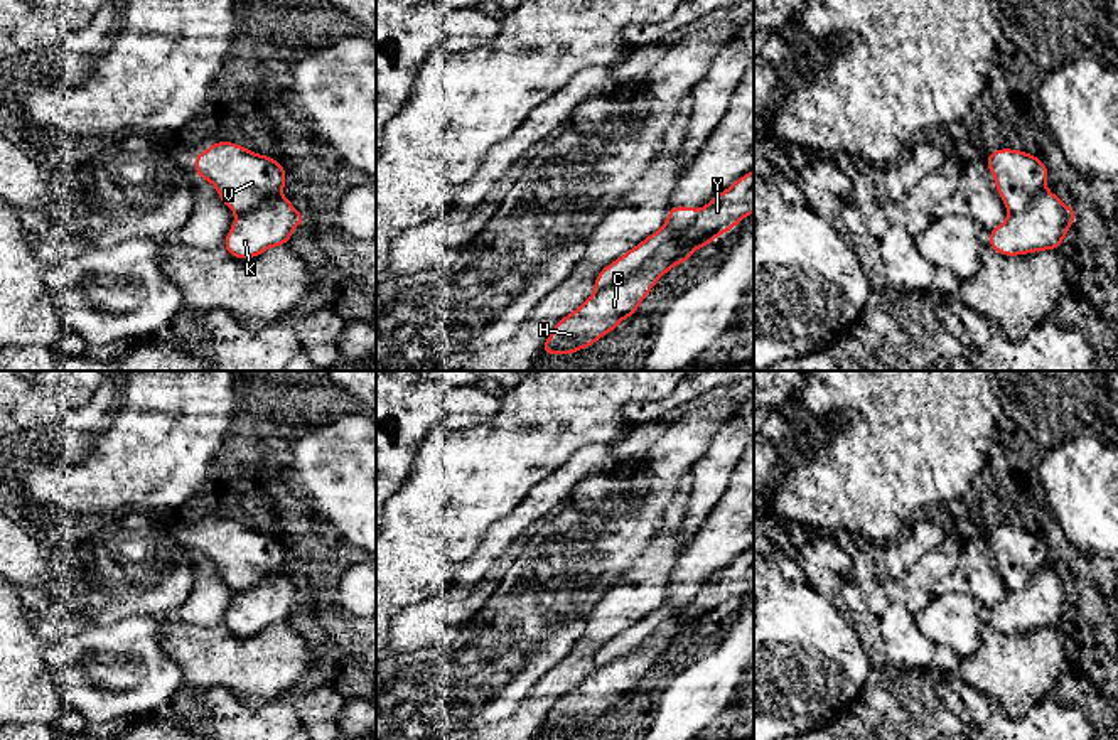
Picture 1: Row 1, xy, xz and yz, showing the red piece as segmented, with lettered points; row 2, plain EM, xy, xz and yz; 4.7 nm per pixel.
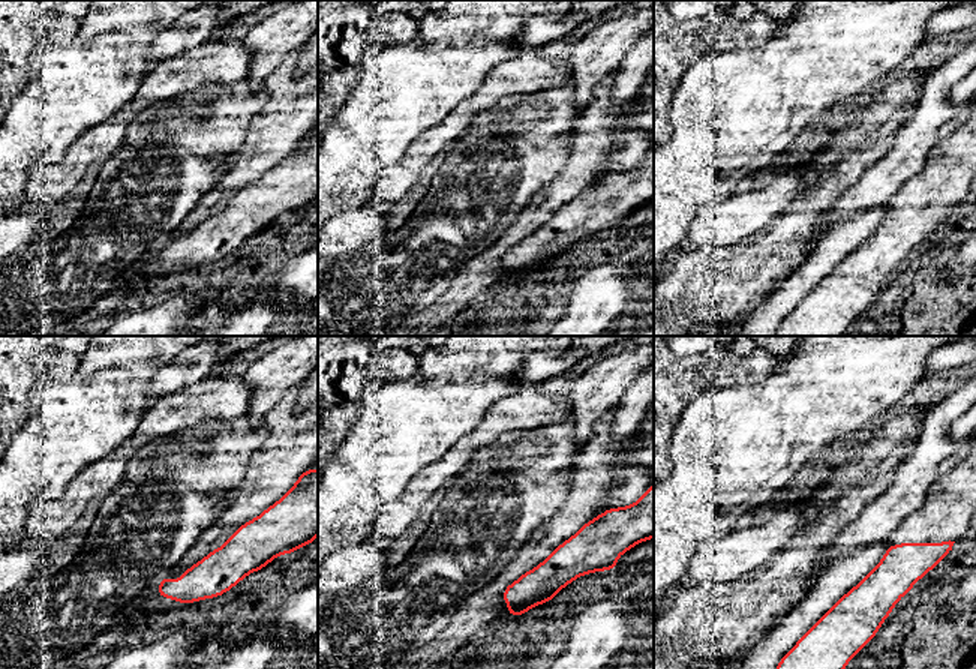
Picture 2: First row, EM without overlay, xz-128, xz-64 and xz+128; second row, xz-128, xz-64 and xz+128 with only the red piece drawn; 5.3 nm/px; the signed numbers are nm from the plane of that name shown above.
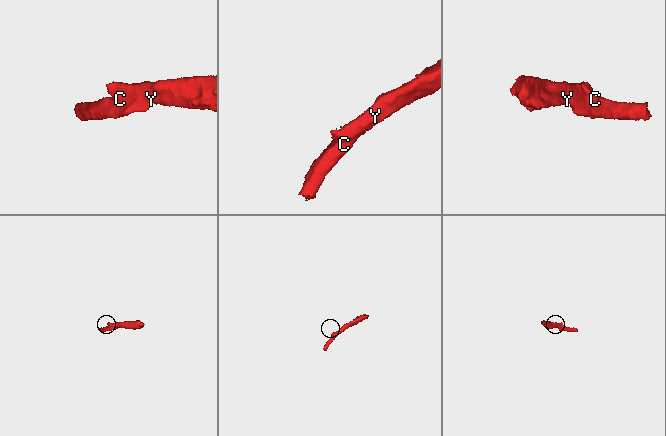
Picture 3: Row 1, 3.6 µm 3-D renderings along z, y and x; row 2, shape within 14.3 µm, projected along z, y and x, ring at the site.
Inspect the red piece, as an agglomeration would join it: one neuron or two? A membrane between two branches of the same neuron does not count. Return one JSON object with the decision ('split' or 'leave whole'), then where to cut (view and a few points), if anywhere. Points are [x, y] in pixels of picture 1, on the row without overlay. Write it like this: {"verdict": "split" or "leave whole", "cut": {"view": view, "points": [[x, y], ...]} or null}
{"verdict": "split", "cut": {"view": "xz", "points": [[690, 631], [665, 622], [629, 653], [596, 666]]}}

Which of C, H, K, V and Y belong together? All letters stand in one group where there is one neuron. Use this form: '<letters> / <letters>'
C H K / V Y

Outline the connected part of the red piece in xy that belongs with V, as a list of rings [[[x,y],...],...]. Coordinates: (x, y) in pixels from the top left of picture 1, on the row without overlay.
[[[216,519],[194,539],[197,555],[211,560],[224,583],[236,592],[253,588],[266,575],[282,573],[287,560],[282,541],[234,519]]]

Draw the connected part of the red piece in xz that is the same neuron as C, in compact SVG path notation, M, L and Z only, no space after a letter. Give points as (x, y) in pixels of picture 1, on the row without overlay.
M666 622L641 647L595 669L572 691L556 700L540 730L573 732L617 706L626 694L637 693L639 681L673 644L686 641L690 630Z

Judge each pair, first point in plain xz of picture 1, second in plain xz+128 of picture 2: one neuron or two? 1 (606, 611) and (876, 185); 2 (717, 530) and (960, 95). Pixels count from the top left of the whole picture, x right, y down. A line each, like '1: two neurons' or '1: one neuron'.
1: two neurons
2: two neurons

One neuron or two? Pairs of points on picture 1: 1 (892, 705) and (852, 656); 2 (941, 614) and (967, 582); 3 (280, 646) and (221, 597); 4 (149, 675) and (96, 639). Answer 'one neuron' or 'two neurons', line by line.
1: two neurons
2: two neurons
3: two neurons
4: one neuron

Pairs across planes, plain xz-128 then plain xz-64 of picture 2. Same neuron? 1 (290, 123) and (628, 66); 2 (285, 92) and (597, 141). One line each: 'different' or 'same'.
1: different
2: same

